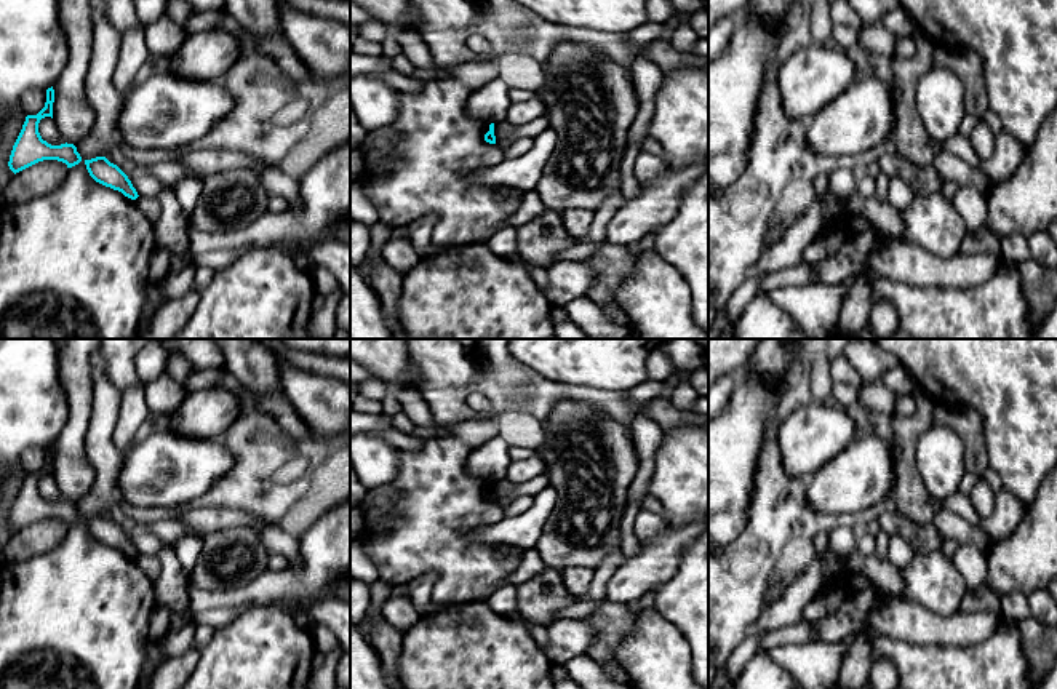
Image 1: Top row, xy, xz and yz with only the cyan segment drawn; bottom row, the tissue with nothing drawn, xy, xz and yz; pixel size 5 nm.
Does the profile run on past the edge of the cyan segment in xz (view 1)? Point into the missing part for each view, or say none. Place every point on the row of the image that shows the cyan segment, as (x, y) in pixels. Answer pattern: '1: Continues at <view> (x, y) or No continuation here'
1: No continuation here

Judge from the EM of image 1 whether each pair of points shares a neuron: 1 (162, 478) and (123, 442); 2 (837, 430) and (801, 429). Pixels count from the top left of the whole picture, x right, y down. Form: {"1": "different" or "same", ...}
{"1": "different", "2": "same"}

